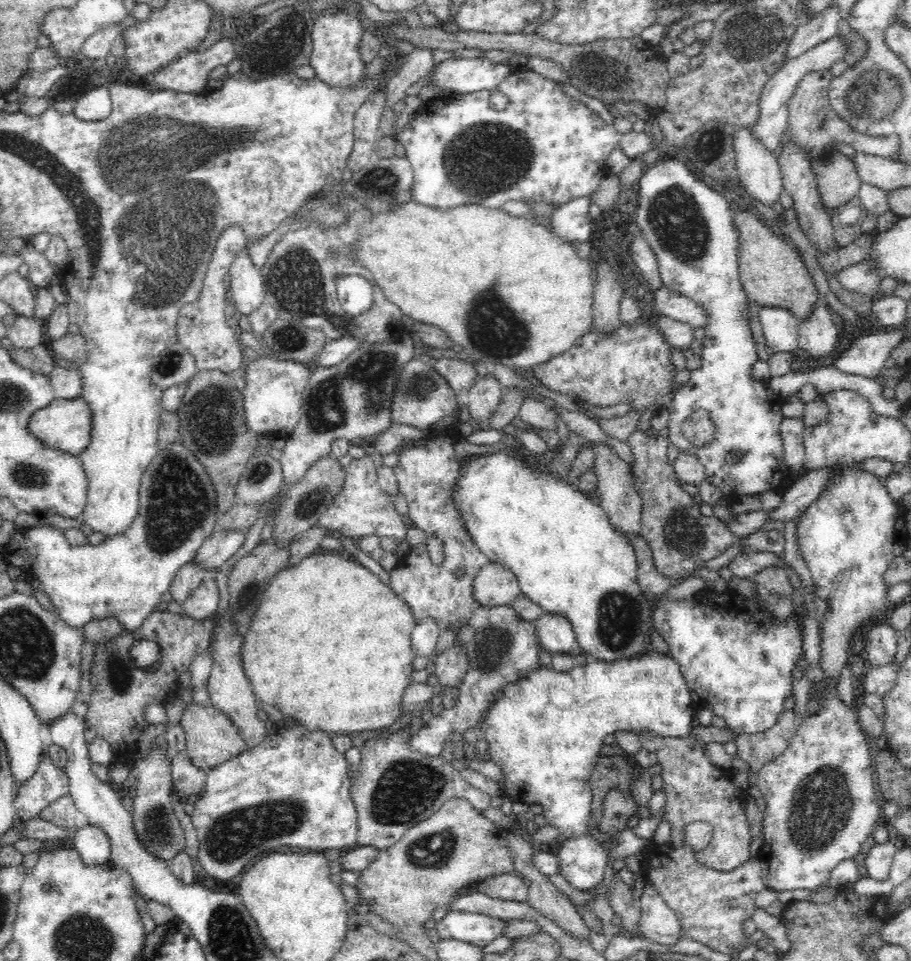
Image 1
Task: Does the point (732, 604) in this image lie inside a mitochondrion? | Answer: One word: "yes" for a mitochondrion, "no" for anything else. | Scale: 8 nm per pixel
no

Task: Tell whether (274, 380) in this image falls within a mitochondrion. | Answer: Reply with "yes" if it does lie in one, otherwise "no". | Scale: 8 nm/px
no

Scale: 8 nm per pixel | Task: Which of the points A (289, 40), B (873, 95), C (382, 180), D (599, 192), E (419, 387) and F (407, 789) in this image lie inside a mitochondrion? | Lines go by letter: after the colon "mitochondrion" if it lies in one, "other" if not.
A: mitochondrion
B: mitochondrion
C: mitochondrion
D: other
E: mitochondrion
F: mitochondrion

